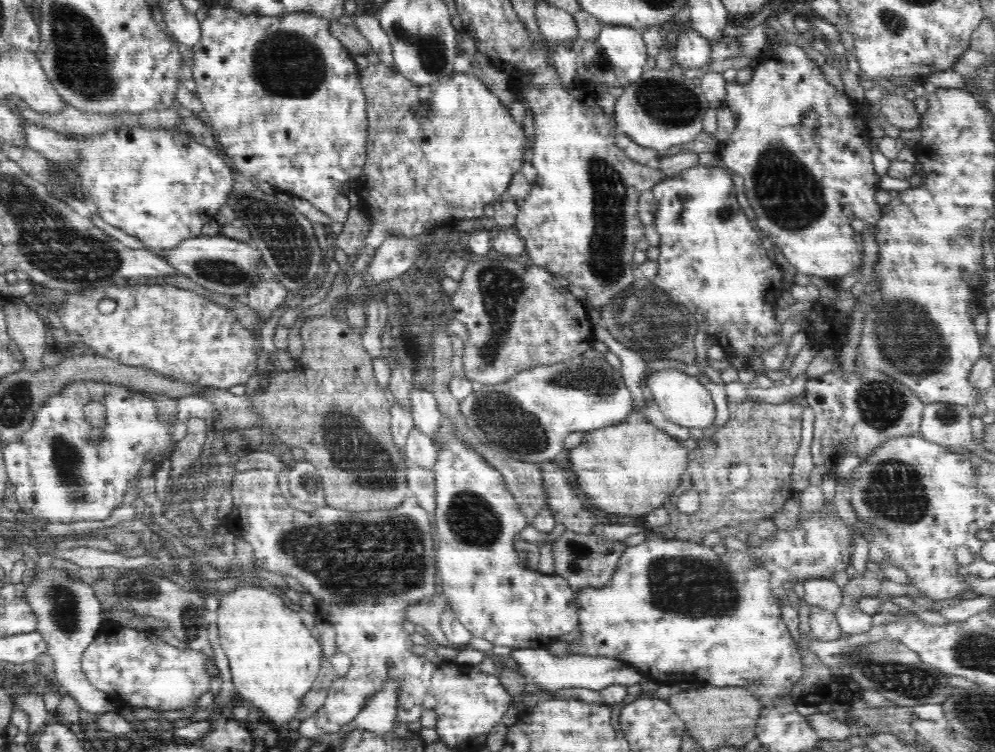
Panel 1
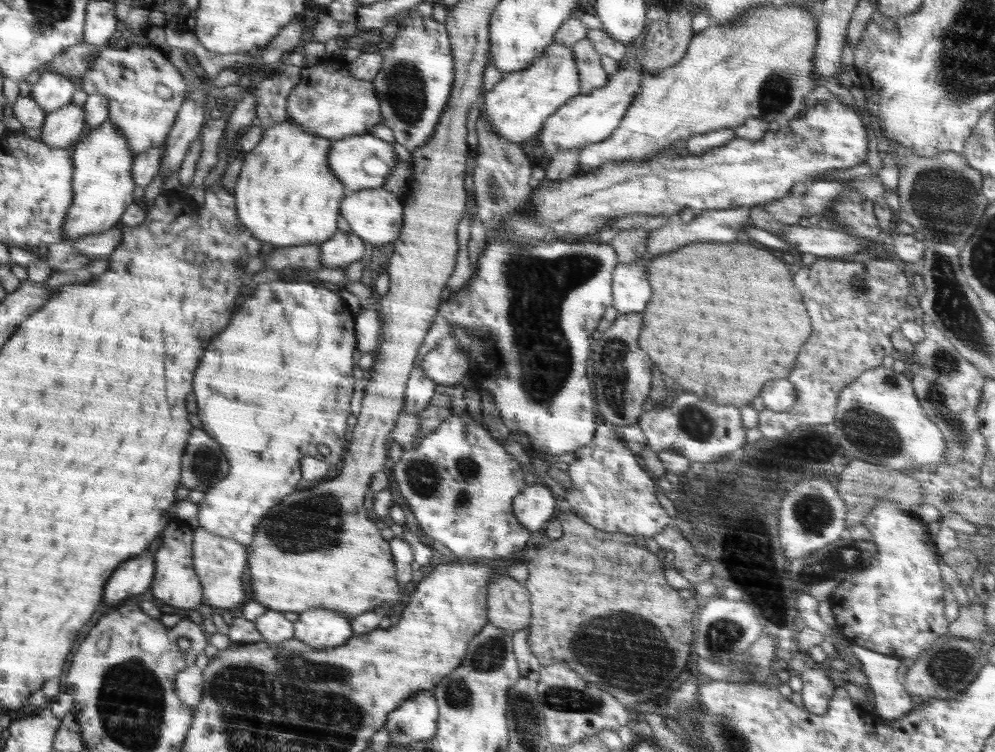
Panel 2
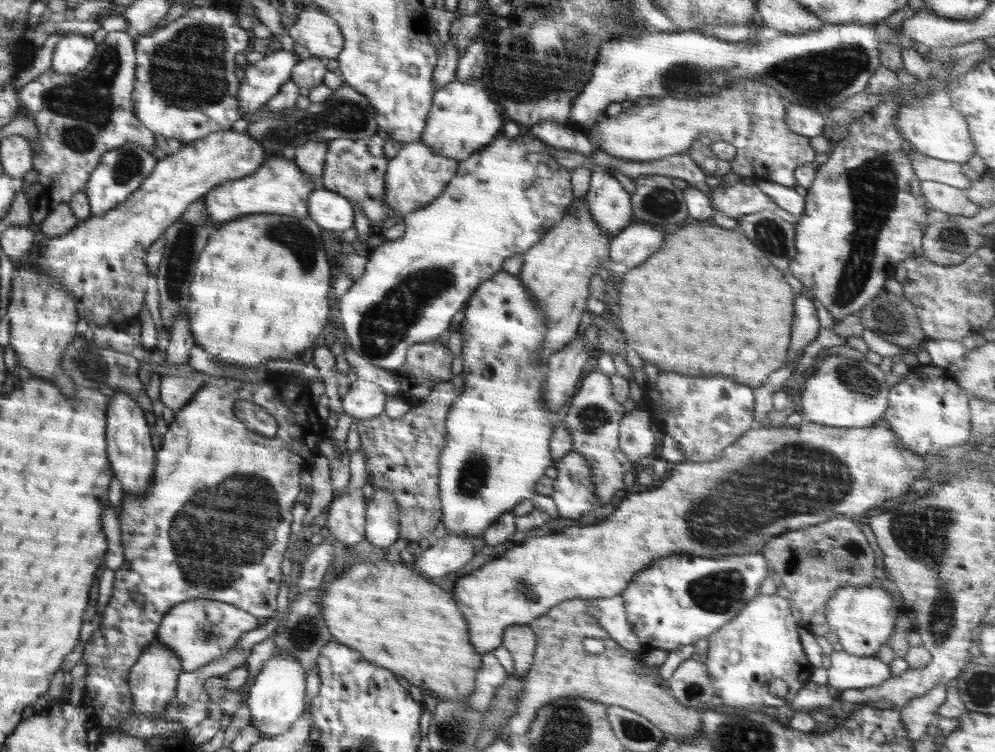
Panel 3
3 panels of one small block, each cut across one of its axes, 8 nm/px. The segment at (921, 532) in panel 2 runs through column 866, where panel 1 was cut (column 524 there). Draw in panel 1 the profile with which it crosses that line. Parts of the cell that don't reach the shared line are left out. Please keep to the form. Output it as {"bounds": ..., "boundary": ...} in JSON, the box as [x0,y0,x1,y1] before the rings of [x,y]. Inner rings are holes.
{"bounds":[432,433,579,650],"boundary":[[[455,433],[447,436],[447,441],[439,448],[432,471],[436,493],[434,520],[438,528],[435,565],[444,589],[442,596],[456,619],[473,636],[484,638],[493,646],[510,649],[548,650],[560,636],[575,631],[579,626],[578,606],[568,581],[526,567],[514,549],[518,534],[530,524],[500,472],[486,463],[478,451],[460,441]]]}

